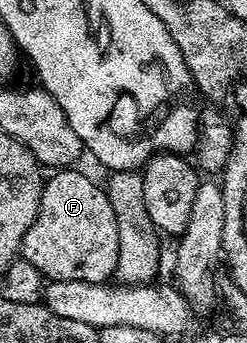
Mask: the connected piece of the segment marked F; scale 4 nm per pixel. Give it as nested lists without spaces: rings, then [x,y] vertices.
[[[56,169],[43,180],[38,213],[22,237],[20,255],[48,281],[106,283],[115,276],[118,265],[118,221],[107,190],[76,170]]]

